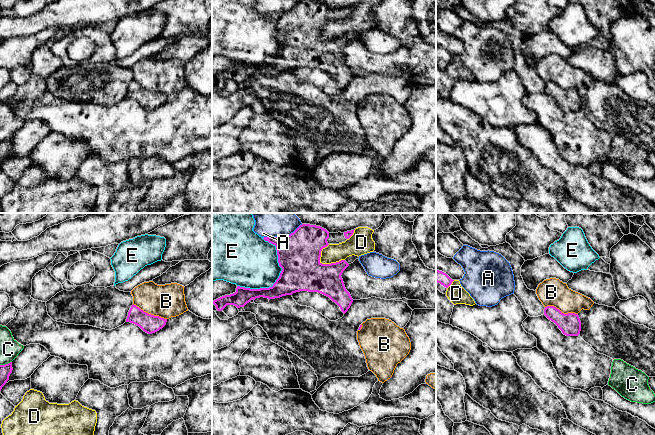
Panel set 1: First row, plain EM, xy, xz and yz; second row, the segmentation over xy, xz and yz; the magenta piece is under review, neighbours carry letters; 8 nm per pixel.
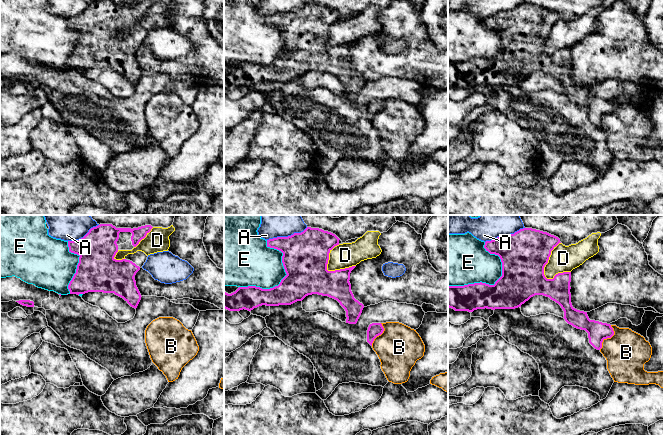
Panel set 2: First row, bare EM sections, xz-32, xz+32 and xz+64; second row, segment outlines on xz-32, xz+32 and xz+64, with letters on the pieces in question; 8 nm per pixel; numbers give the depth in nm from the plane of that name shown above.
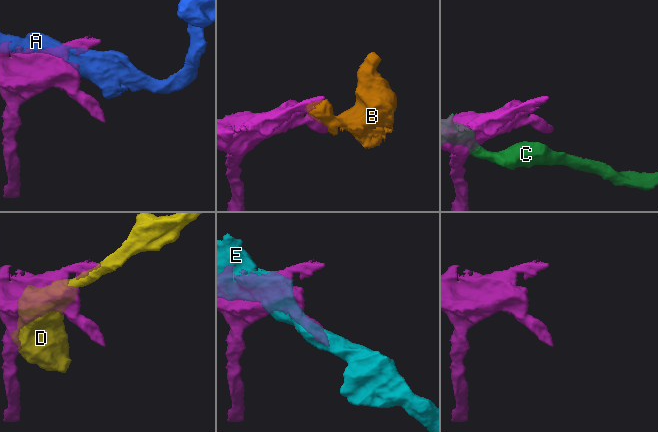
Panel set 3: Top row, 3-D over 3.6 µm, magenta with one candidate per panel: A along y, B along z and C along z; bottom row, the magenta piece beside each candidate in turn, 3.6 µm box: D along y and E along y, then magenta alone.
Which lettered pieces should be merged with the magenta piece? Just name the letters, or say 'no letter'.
no letter

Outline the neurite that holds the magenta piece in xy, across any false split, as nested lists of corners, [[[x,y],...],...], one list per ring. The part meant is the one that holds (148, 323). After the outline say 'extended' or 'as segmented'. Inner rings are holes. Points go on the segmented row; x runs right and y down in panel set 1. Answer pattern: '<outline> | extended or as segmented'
[[[133,304],[128,312],[126,322],[133,323],[144,332],[152,334],[162,329],[166,325],[167,319],[148,314]]] | as segmented

